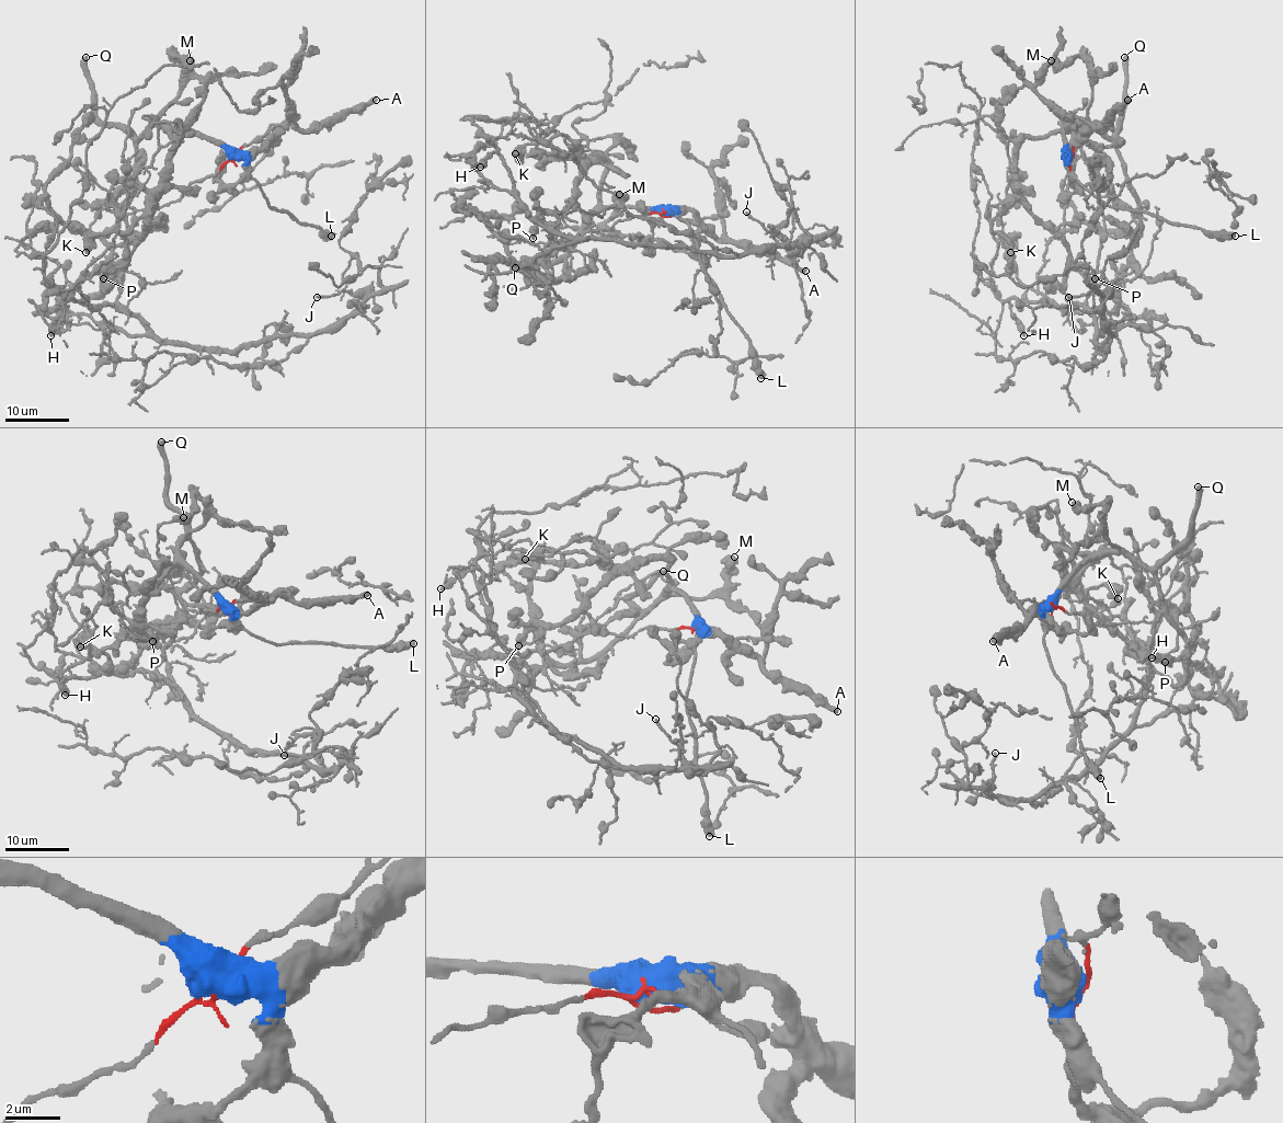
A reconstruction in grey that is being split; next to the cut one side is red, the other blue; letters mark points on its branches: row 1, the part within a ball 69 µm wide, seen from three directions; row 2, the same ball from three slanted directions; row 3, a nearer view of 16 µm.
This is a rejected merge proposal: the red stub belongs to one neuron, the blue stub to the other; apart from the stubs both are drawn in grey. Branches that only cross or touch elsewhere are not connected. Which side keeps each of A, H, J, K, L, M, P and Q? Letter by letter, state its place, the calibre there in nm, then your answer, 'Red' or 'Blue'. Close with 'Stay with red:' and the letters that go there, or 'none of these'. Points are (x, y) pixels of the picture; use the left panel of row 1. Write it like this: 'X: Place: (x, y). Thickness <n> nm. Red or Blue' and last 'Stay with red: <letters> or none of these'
A: Place: (376, 100). Thickness 550 nm. Blue
H: Place: (50, 335). Thickness 320 nm. Red
J: Place: (317, 297). Thickness 200 nm. Red
K: Place: (86, 252). Thickness 550 nm. Blue
L: Place: (331, 236). Thickness 650 nm. Blue
M: Place: (190, 60). Thickness 800 nm. Blue
P: Place: (103, 278). Thickness 360 nm. Blue
Q: Place: (86, 57). Thickness 480 nm. Blue
Stay with red: H, J

